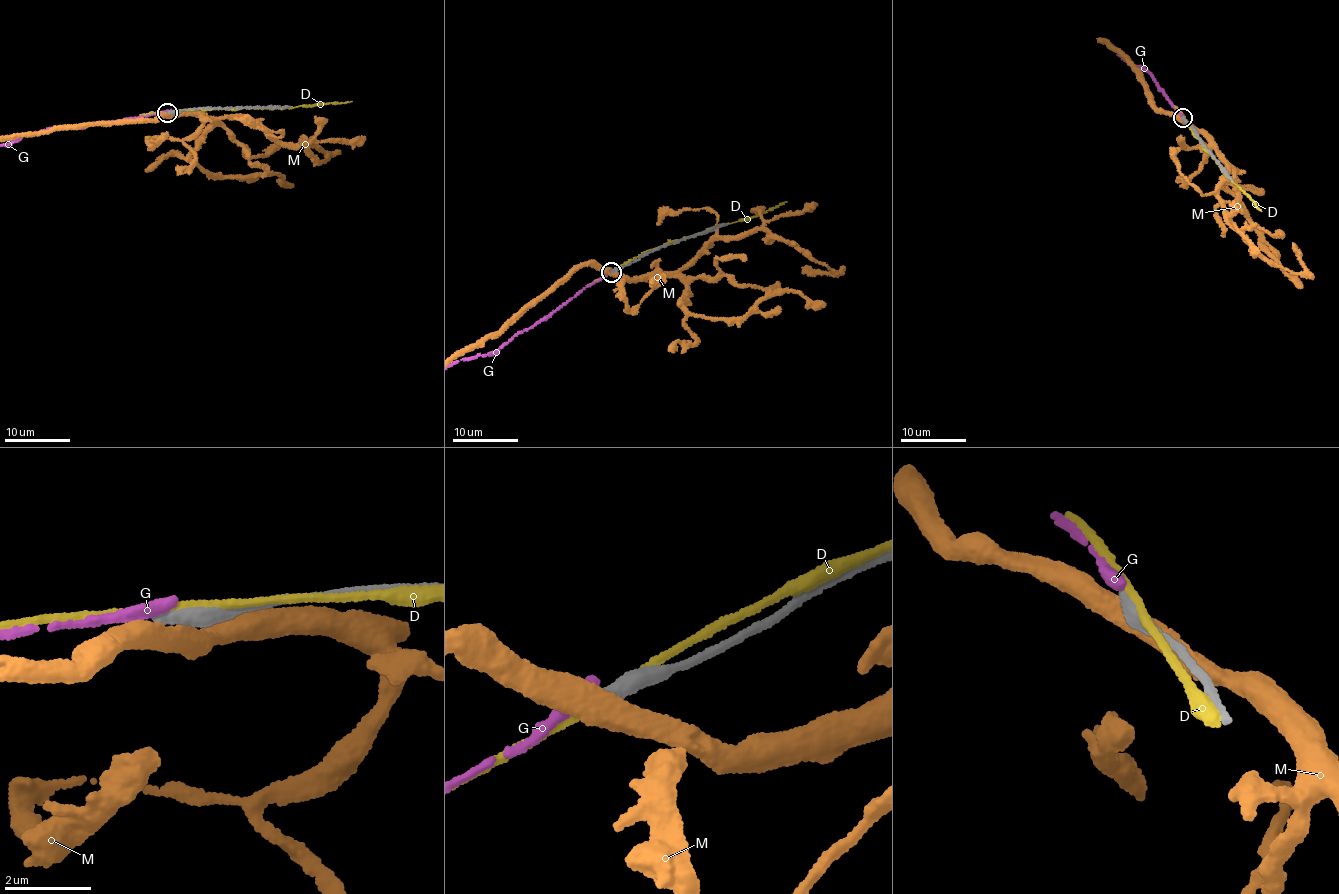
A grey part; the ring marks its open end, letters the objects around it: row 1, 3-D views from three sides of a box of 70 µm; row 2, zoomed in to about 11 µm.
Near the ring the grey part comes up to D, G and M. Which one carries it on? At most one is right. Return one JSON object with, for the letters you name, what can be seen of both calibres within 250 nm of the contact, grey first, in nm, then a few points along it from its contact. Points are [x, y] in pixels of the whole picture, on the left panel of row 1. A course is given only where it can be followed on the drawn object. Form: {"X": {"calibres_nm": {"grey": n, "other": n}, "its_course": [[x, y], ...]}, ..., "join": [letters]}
{"join": []}

